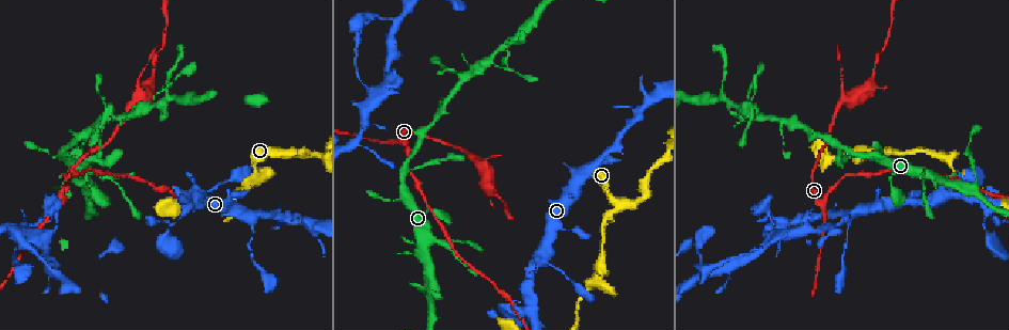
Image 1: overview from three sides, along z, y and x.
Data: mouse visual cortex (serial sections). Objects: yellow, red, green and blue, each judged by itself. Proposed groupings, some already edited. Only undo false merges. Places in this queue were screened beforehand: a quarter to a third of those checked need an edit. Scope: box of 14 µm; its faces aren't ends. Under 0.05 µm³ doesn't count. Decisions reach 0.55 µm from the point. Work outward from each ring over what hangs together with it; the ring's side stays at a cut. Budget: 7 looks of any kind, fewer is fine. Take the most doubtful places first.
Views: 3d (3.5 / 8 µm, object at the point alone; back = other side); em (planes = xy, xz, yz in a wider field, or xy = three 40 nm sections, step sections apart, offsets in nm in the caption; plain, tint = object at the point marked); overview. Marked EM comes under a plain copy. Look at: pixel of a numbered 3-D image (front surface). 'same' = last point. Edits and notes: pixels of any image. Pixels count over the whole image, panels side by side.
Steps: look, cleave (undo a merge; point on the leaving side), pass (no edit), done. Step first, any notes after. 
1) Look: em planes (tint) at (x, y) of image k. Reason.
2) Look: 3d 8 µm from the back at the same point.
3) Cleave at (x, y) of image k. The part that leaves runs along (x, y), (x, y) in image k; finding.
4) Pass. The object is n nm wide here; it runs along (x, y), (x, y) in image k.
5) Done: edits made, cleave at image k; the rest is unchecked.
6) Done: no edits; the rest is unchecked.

Look: 3d 3.5 µm at (146, 85) of image 1. Sudden change in width.

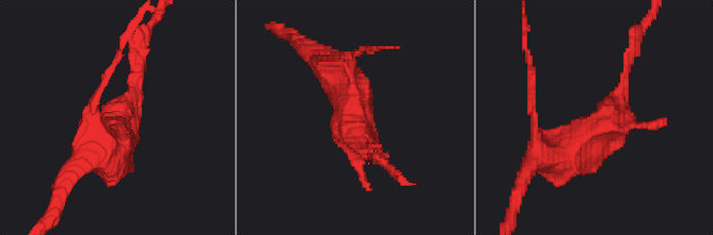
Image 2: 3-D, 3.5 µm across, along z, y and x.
Look: em planes (tint) at (355, 133) of image 2. Need the tissue.

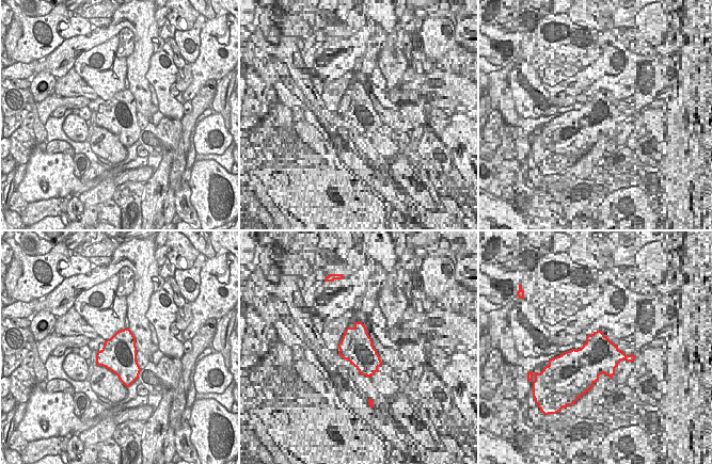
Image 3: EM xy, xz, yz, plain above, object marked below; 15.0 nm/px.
Pass. The object is 550 nm wide here; it runs along (553, 157), (608, 118), (630, 58) in image 2; continuous, no second cell.

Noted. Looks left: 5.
Look: 3d 3.5 µm from the back at (306, 156) of image 1. Abrupt turn.

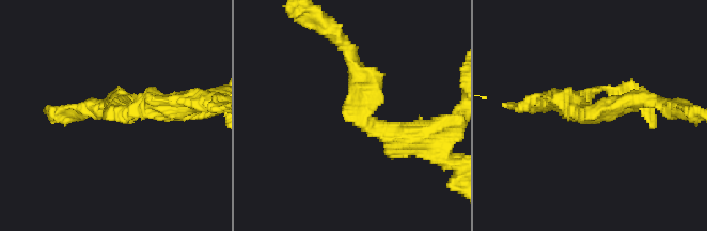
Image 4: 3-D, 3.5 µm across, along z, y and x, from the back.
Look: em xy step 2 (tint) at (117, 113) of image 4. Shape alone is not enough.

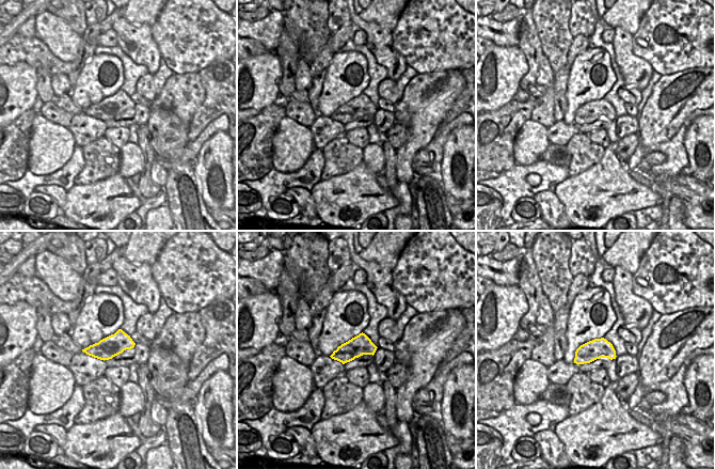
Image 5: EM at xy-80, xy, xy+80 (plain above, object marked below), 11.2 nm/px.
Pass. It runs along (427, 135), (358, 116), (348, 52) in image 4; all the same cell.

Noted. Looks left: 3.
Look: 3d 3.5 µm at (171, 228) of image 1.

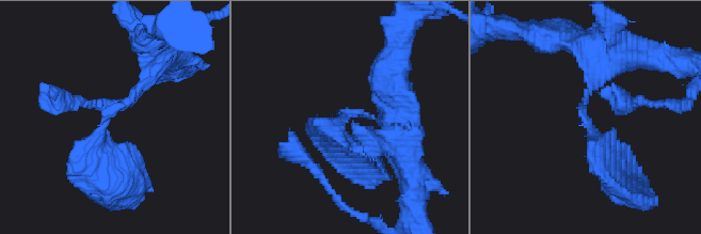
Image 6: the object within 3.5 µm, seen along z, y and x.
Look: em xy step 5 (tint) at (108, 120) of image 6. Shape alone is not enough.

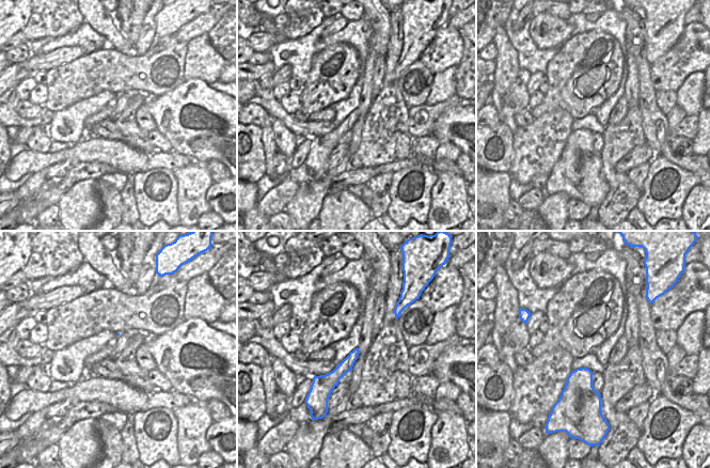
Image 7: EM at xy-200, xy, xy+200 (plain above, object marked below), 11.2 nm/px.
Look: em xy step 1 (tint) at the same point.

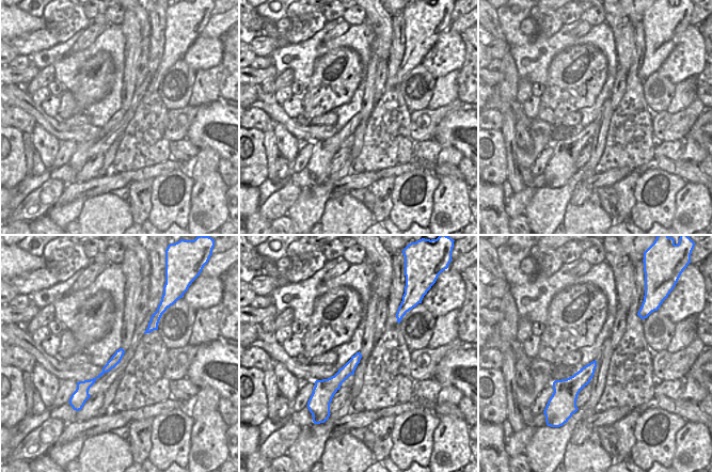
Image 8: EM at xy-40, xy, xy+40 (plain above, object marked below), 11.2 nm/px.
Pass. It runs along (121, 351), (96, 378), (84, 383) in image 8; continuous, no second cell.

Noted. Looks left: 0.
Done: no edits; the rest is unchecked.

